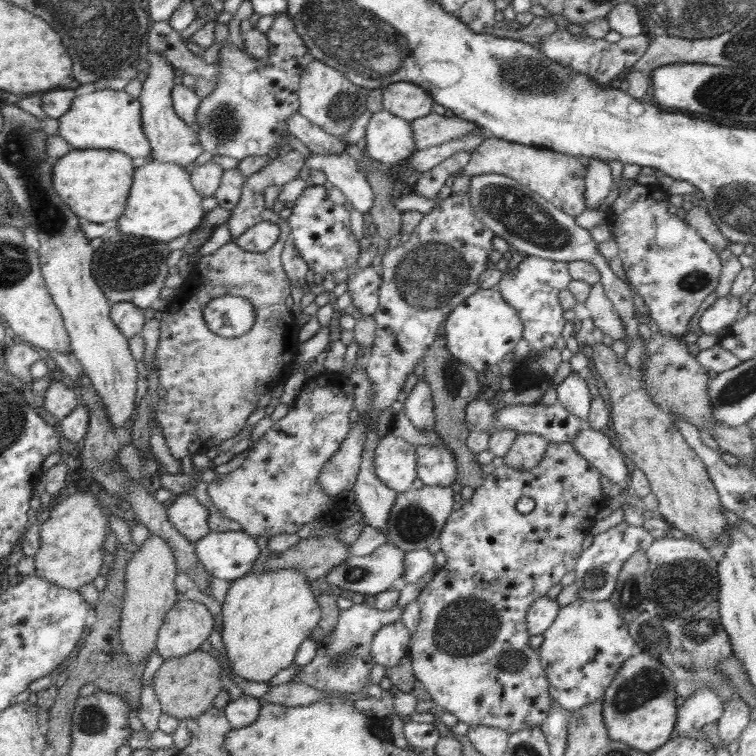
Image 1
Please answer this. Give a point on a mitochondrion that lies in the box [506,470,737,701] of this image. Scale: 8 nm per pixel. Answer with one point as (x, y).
(681, 587)

